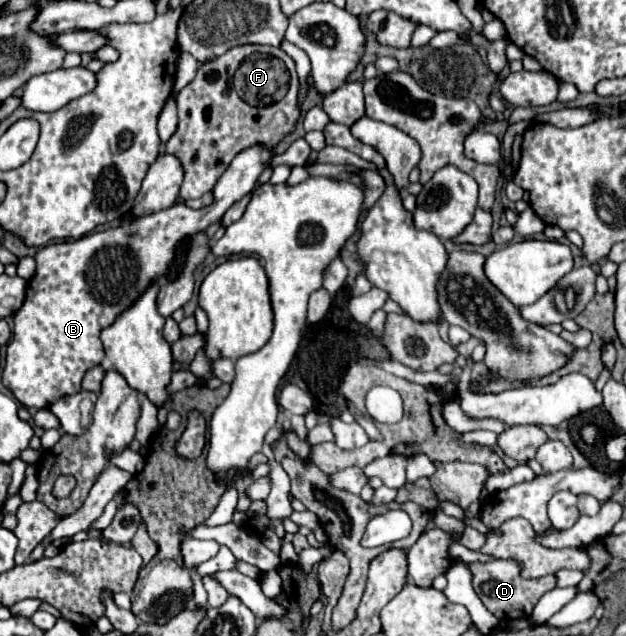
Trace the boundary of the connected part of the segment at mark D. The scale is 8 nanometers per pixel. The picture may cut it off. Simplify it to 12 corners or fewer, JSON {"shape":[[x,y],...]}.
{"shape":[[516,560],[474,562],[474,590],[498,620],[530,618],[556,574]]}

